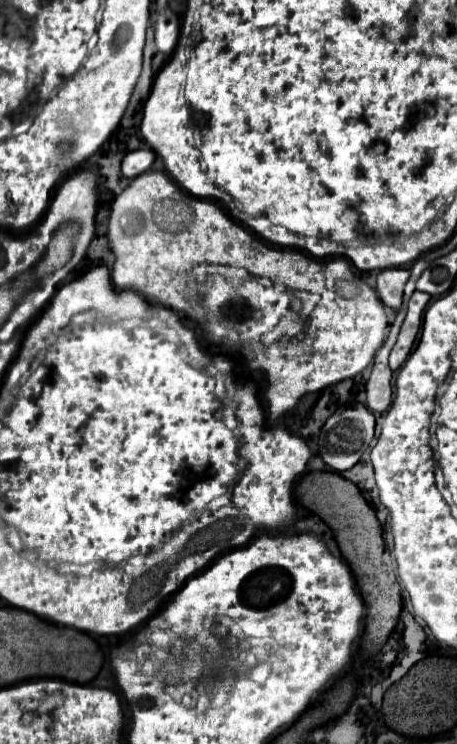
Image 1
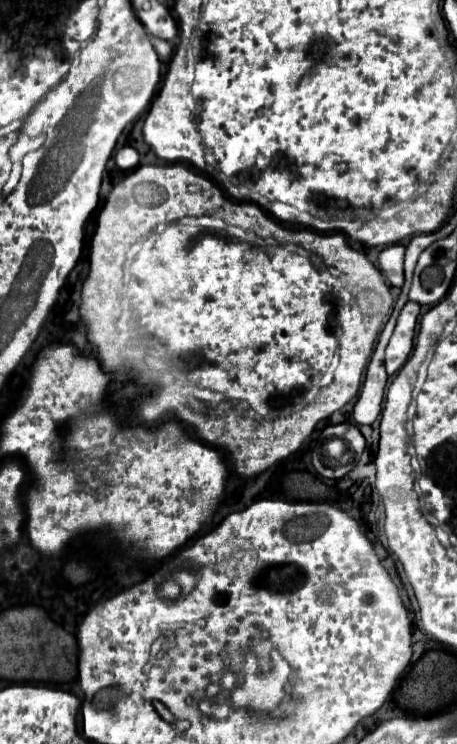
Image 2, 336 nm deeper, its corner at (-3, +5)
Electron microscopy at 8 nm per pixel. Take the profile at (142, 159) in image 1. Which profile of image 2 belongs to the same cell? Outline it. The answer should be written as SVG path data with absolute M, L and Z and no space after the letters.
M122 147L116 151L114 161L120 169L134 169L138 165L138 151L134 147Z

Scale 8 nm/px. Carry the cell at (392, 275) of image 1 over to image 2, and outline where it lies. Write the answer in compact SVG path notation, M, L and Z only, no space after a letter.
M392 245L386 247L378 257L380 271L394 287L402 287L404 283L404 251L404 245Z

